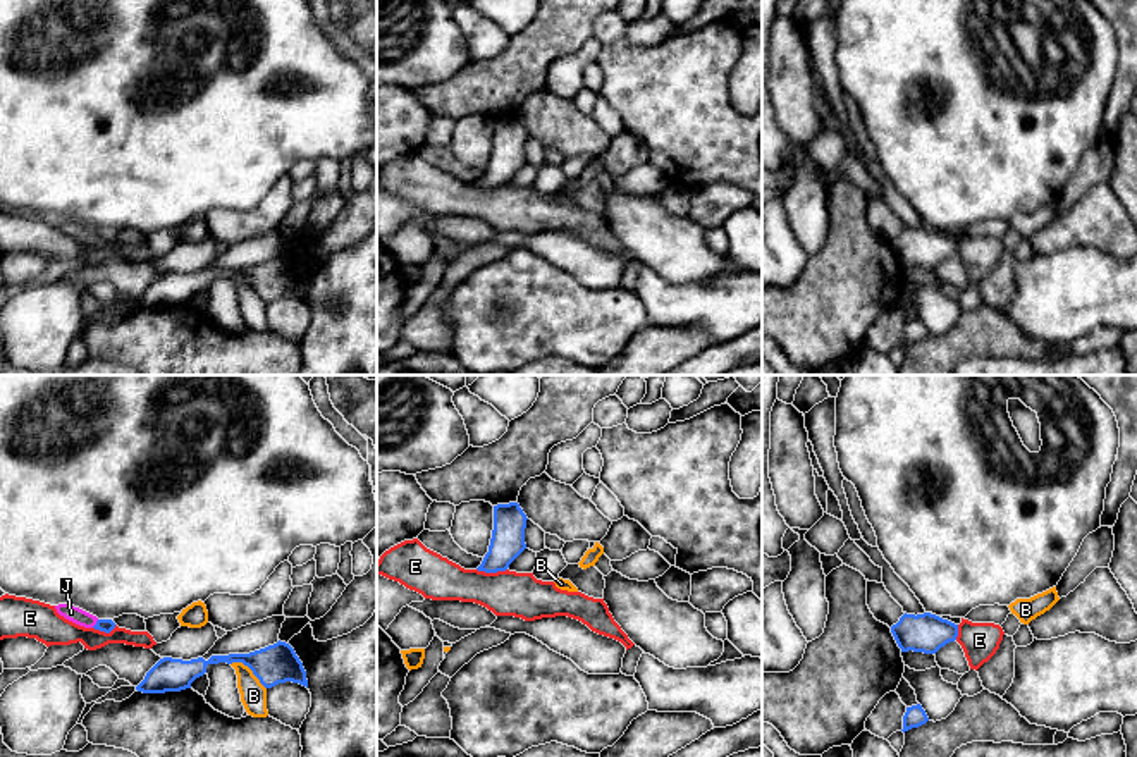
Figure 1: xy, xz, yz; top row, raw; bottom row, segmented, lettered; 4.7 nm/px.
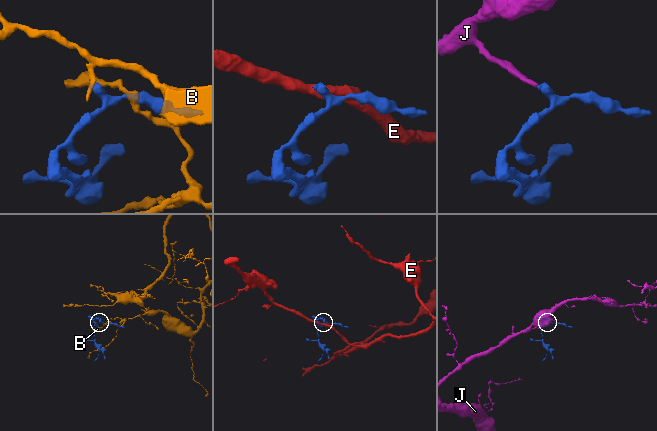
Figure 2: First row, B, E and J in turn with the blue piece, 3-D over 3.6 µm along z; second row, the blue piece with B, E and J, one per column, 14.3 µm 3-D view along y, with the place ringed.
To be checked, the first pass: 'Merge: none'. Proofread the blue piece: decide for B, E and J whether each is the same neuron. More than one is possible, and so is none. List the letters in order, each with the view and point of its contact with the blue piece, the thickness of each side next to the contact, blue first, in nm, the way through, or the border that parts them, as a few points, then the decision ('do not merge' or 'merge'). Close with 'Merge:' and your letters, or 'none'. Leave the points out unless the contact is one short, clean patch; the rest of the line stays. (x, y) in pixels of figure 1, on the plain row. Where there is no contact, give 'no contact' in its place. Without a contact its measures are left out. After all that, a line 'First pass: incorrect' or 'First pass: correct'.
B: contact xy (250, 283); calibres 180 and 130 nm; border xy (231, 277), (246, 281), (265, 303); do not merge
E: contact xz (492, 186); calibres 160 and 200 nm; border xz (477, 183), (485, 186), (506, 184); do not merge
J: contact xy (97, 238); calibres 60 and 70 nm; way xy (104, 240), (97, 238), (71, 227); merge
Merge: J
First pass: incorrect

